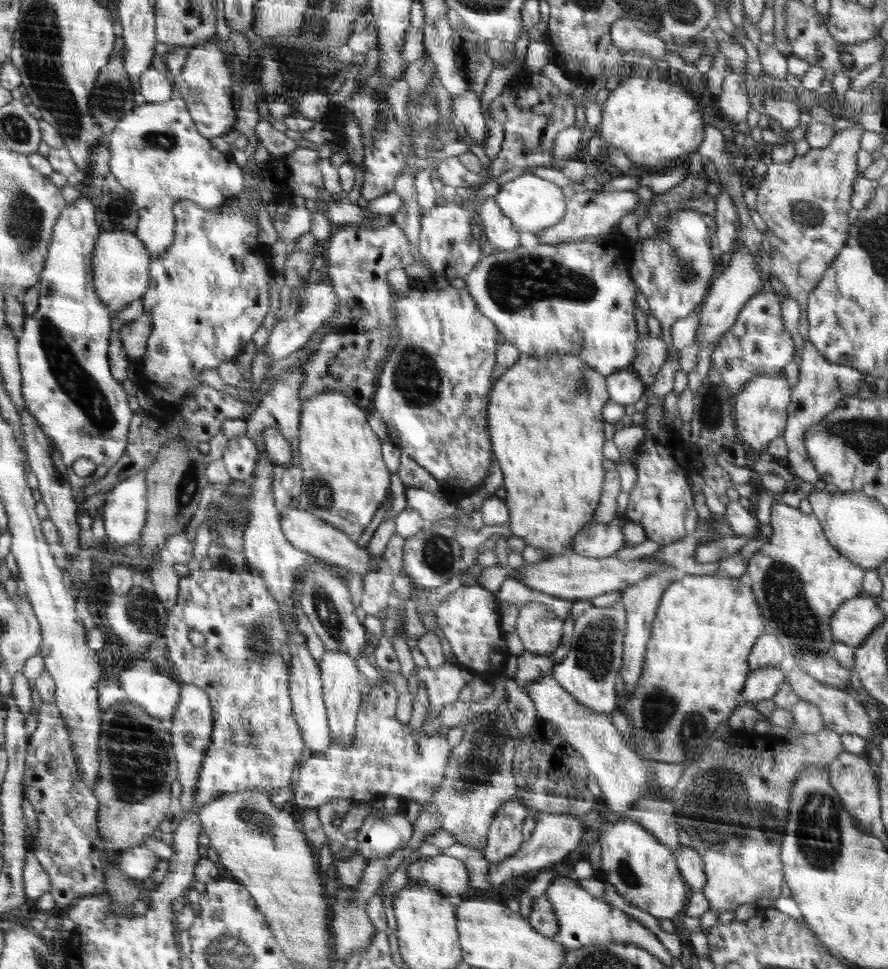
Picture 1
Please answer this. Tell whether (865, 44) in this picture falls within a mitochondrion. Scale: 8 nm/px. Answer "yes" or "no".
no

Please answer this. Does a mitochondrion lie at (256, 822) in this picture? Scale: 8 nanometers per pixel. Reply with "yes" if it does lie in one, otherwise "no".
yes

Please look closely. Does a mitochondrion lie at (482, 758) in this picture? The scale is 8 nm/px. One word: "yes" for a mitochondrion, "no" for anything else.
yes

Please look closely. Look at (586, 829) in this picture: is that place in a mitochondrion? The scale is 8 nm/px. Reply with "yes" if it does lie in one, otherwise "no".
no

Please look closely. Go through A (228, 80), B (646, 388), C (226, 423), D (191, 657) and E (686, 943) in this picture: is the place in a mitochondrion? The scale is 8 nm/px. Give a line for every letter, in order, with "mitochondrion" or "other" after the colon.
A: other
B: other
C: other
D: other
E: other

